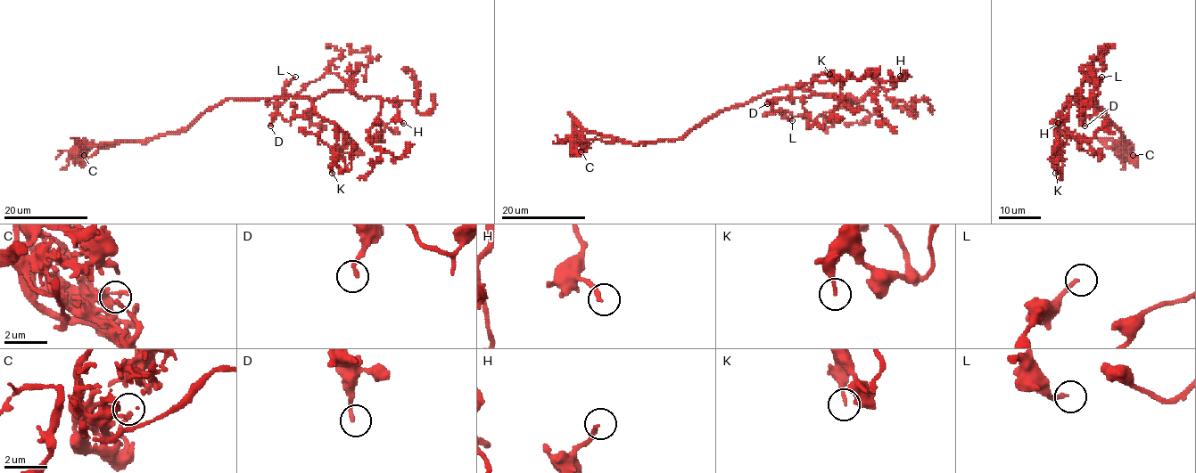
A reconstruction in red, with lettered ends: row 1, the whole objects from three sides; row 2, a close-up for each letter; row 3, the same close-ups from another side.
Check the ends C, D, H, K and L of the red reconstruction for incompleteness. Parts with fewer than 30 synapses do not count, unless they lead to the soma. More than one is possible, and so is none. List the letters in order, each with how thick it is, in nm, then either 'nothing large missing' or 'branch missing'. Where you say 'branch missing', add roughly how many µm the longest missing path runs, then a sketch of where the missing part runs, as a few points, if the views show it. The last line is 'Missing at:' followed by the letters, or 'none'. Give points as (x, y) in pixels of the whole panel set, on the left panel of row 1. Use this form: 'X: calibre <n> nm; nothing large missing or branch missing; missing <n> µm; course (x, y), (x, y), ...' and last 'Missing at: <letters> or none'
C: calibre 160 nm; nothing large missing
D: calibre 180 nm; nothing large missing
H: calibre 160 nm; branch missing; missing 9 µm; course (403, 123), (404, 128), (411, 131), (426, 128)
K: calibre 160 nm; nothing large missing
L: calibre 180 nm; nothing large missing
Missing at: H

